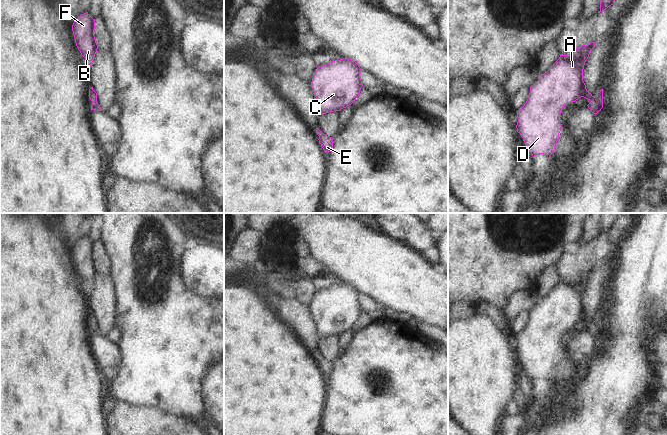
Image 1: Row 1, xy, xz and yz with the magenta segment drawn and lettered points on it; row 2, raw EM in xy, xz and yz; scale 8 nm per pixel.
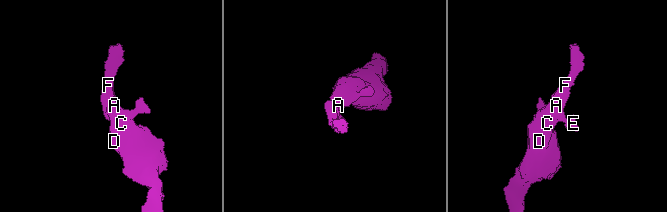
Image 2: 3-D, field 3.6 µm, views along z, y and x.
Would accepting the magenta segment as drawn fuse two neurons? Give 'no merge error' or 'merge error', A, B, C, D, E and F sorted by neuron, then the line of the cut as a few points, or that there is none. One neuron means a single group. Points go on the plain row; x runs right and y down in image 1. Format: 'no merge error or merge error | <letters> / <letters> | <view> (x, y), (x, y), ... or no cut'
no merge error | A B C D E F | no cut

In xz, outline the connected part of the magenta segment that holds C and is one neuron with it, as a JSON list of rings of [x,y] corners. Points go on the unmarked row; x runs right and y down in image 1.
[[[348,282],[331,285],[318,291],[311,311],[321,339],[340,335],[351,329],[363,311],[359,289]]]

